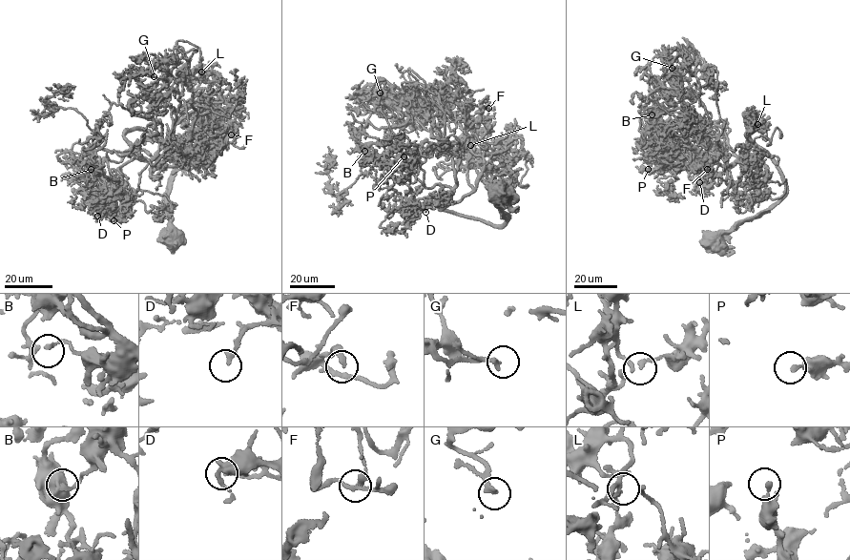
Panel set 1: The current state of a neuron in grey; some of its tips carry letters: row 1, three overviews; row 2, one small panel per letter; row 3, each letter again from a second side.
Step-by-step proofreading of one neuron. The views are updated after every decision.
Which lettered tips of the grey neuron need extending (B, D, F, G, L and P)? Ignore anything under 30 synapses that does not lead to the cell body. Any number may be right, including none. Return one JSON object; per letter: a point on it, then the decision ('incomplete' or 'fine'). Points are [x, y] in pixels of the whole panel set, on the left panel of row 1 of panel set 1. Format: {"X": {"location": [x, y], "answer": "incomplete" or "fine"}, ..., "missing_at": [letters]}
{"B": {"location": [91, 169], "answer": "fine"}, "D": {"location": [97, 216], "answer": "fine"}, "F": {"location": [231, 134], "answer": "fine"}, "G": {"location": [154, 76], "answer": "incomplete"}, "L": {"location": [201, 72], "answer": "fine"}, "P": {"location": [114, 220], "answer": "fine"}, "missing_at": ["G"]}

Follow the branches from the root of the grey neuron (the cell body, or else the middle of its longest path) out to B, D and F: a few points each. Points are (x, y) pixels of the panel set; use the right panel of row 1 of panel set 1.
B: (713, 240), (781, 197), (781, 173), (753, 144), (728, 165), (694, 146), (656, 140), (648, 128), (652, 114)
D: (713, 240), (772, 206), (785, 187), (758, 146), (740, 156), (723, 155), (716, 141), (700, 163), (699, 182)
F: (713, 240), (772, 206), (785, 187), (753, 144), (727, 167), (705, 160), (697, 167), (710, 158), (707, 169)

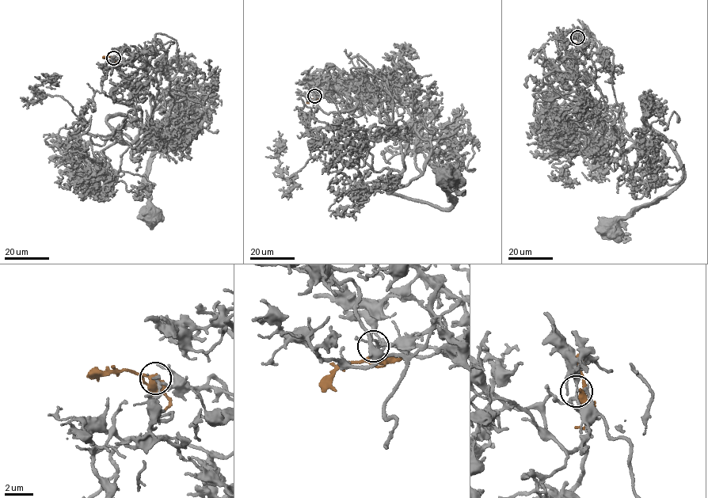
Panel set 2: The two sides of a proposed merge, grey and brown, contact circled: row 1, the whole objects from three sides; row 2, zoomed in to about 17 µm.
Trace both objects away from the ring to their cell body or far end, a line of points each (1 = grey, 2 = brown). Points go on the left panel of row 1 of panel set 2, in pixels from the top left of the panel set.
1: (113, 58), (139, 53), (155, 74), (146, 143), (133, 152), (107, 119), (125, 115), (148, 136), (153, 214)
2: (113, 58), (102, 58)

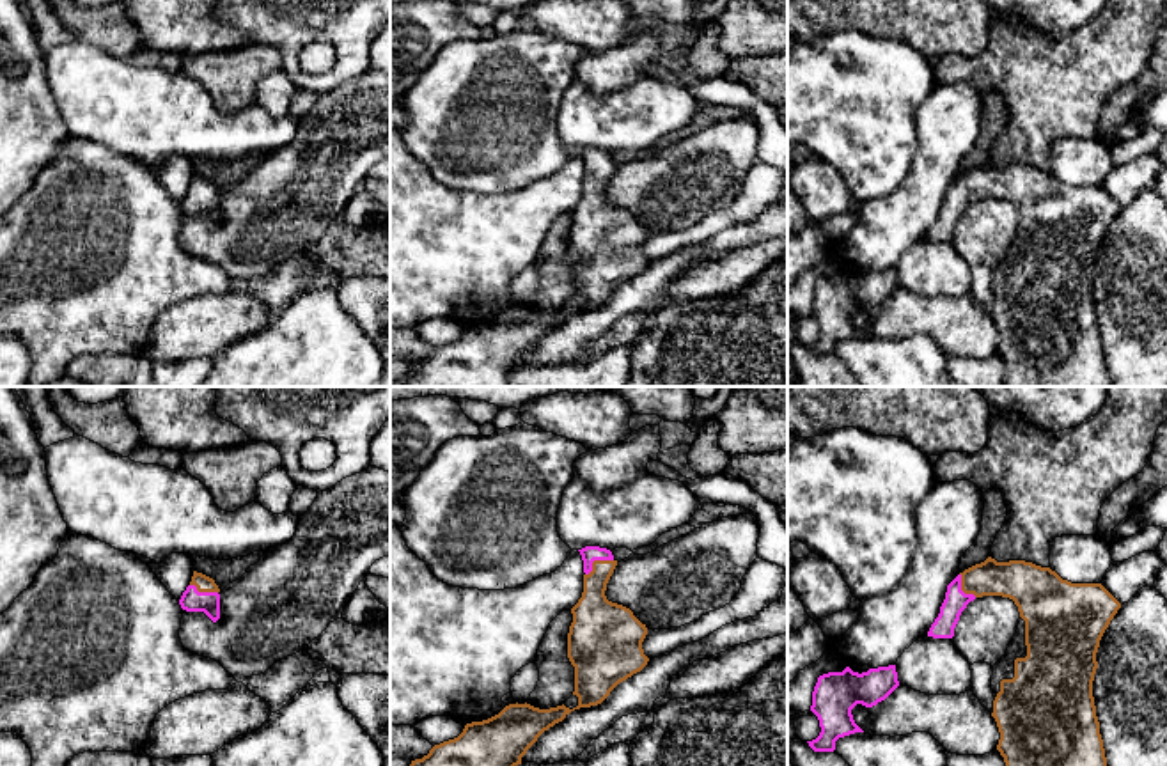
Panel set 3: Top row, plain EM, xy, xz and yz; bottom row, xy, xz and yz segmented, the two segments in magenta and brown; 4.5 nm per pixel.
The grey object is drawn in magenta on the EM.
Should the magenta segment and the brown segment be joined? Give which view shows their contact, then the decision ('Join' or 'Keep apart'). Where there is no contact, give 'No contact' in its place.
Touches magenta in xz. Join

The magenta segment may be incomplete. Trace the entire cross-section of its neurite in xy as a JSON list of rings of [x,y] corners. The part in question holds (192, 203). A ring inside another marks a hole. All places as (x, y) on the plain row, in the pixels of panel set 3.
[[[193,174],[179,207],[186,215],[204,215],[213,225],[220,222],[220,192],[213,181]]]

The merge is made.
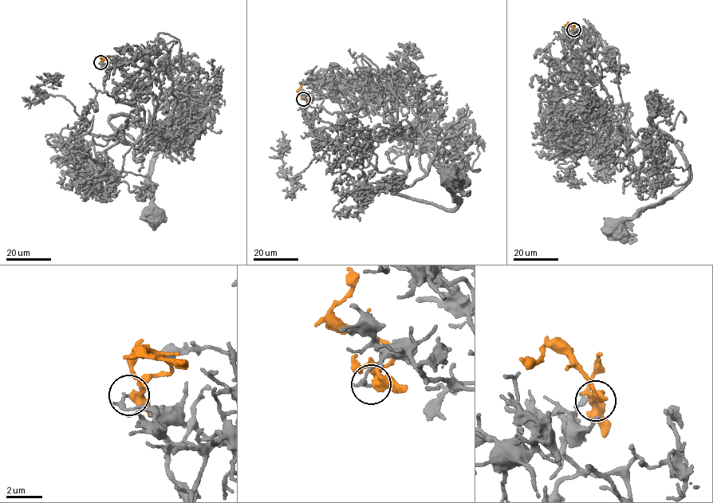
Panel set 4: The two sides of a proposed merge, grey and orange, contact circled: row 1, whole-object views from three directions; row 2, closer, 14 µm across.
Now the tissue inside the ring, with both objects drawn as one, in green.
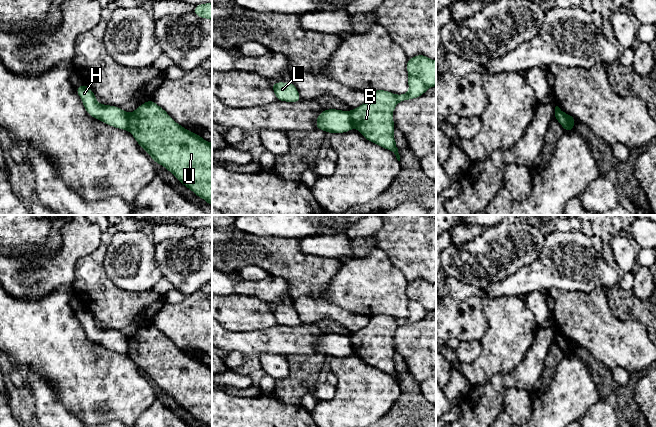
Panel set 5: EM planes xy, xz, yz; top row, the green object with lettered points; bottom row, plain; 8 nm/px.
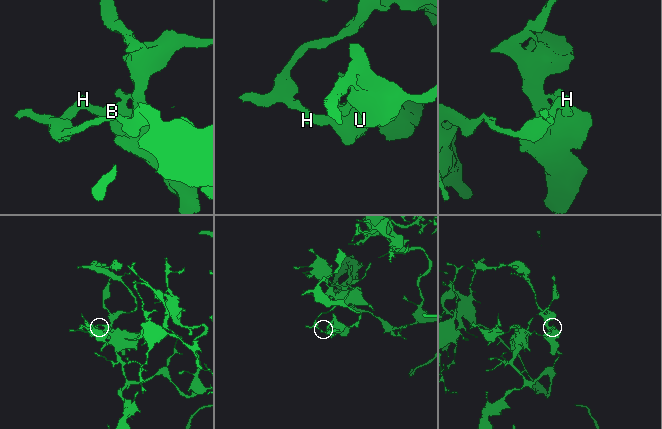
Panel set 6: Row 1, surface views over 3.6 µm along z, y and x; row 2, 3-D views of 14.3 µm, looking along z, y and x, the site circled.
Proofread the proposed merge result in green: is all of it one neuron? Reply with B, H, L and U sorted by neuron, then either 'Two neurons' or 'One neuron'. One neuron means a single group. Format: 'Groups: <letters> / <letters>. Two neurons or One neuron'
Groups: B U / H L. Two neurons

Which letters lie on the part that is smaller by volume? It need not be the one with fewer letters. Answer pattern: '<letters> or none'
B, U

